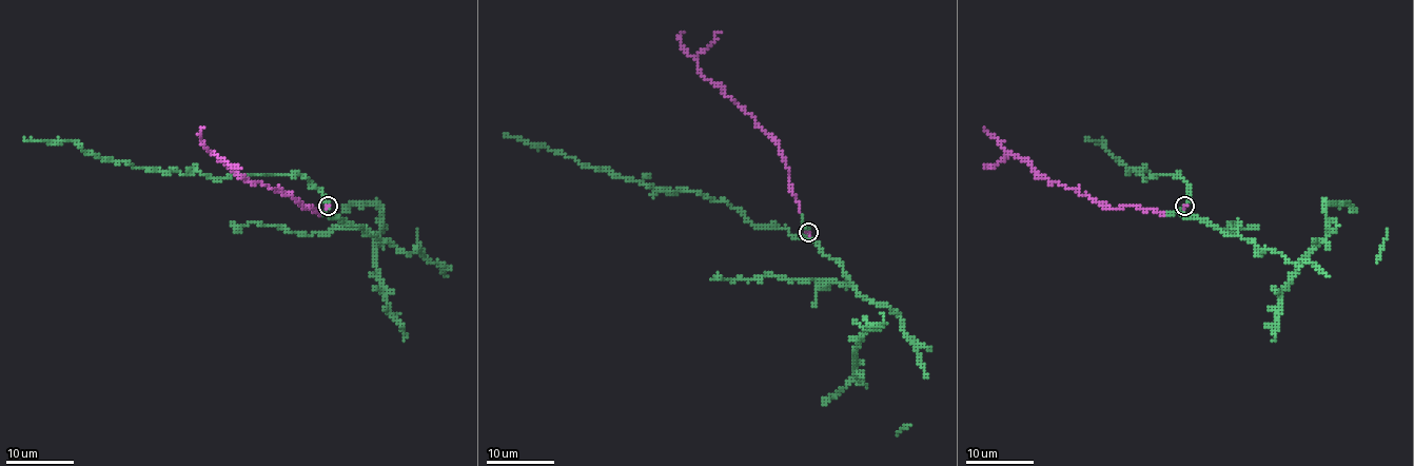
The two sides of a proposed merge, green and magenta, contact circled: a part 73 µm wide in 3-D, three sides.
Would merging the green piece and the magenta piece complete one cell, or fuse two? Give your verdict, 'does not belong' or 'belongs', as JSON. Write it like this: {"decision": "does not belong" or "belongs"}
{"decision": "belongs"}

